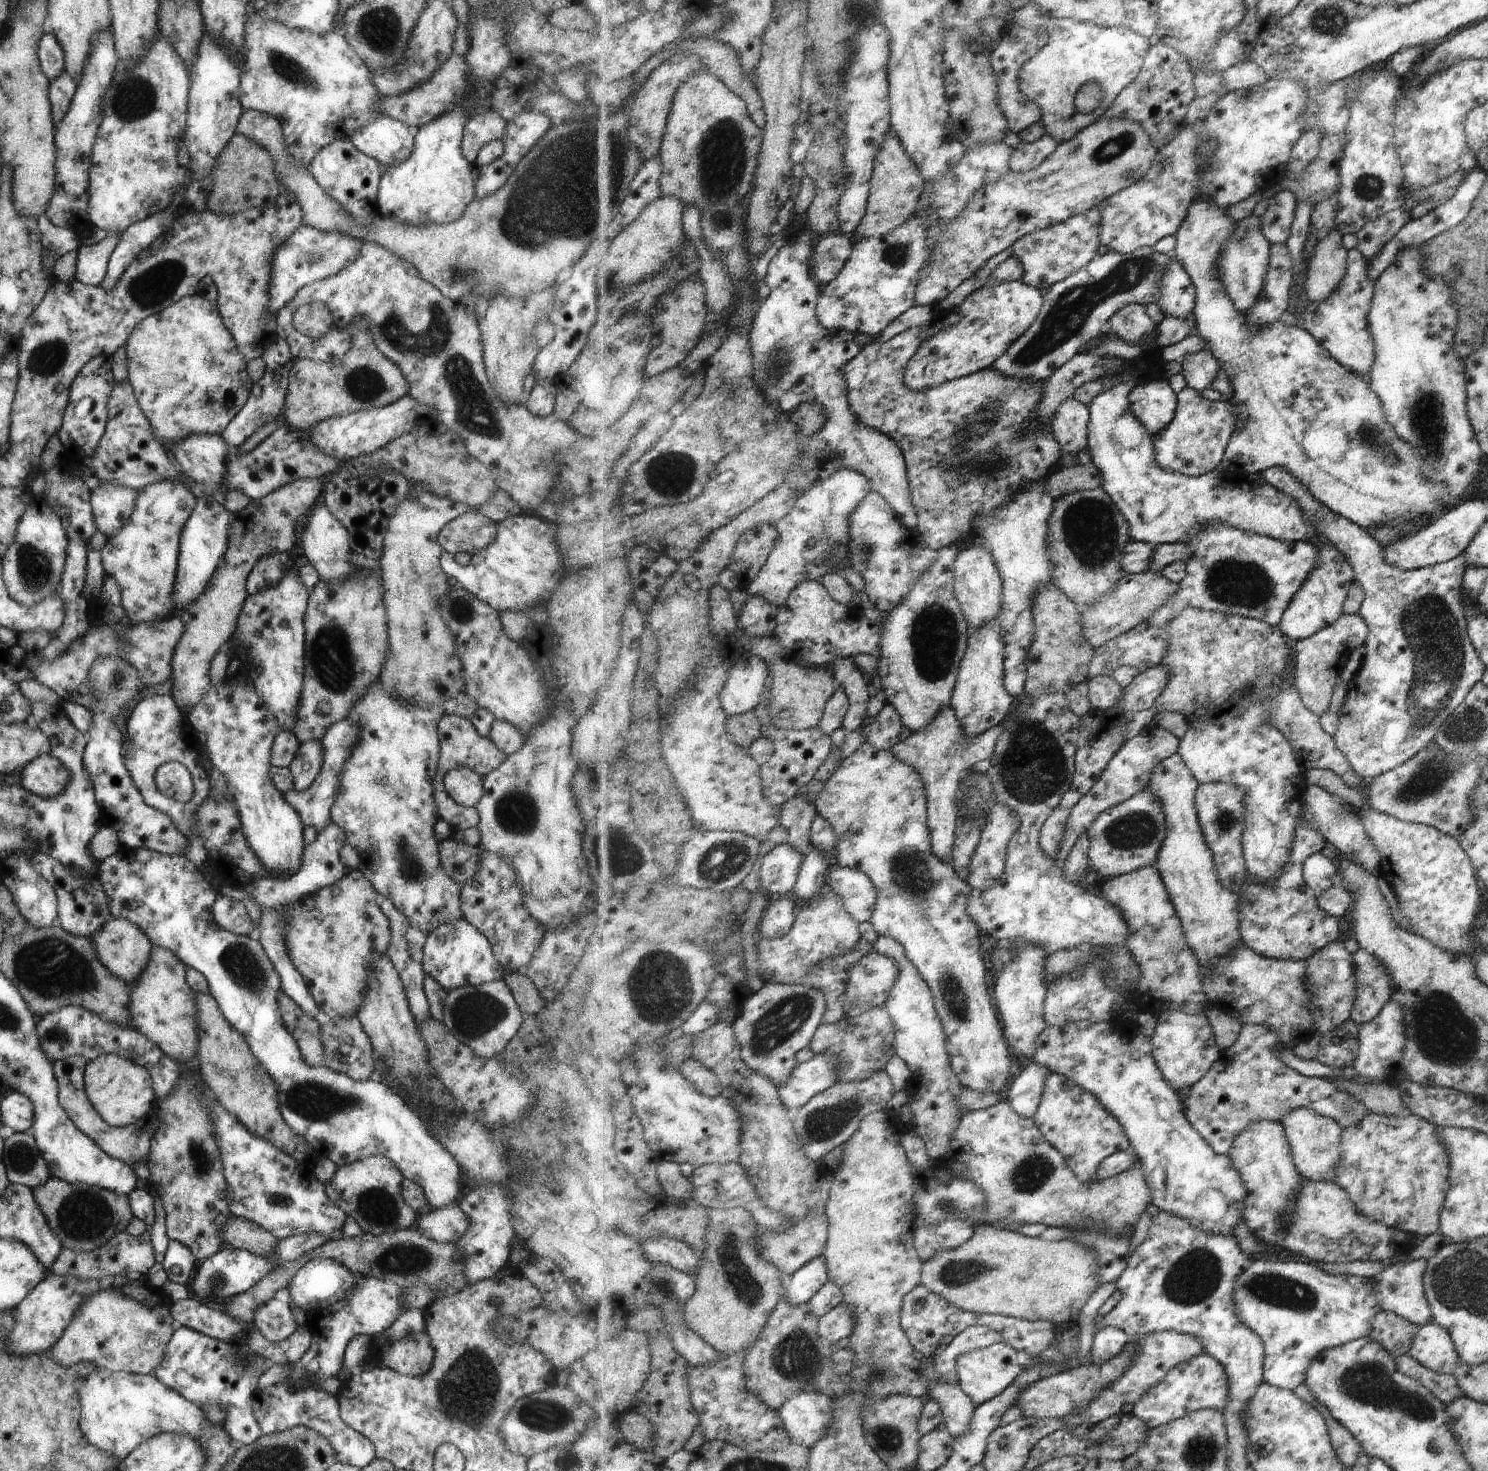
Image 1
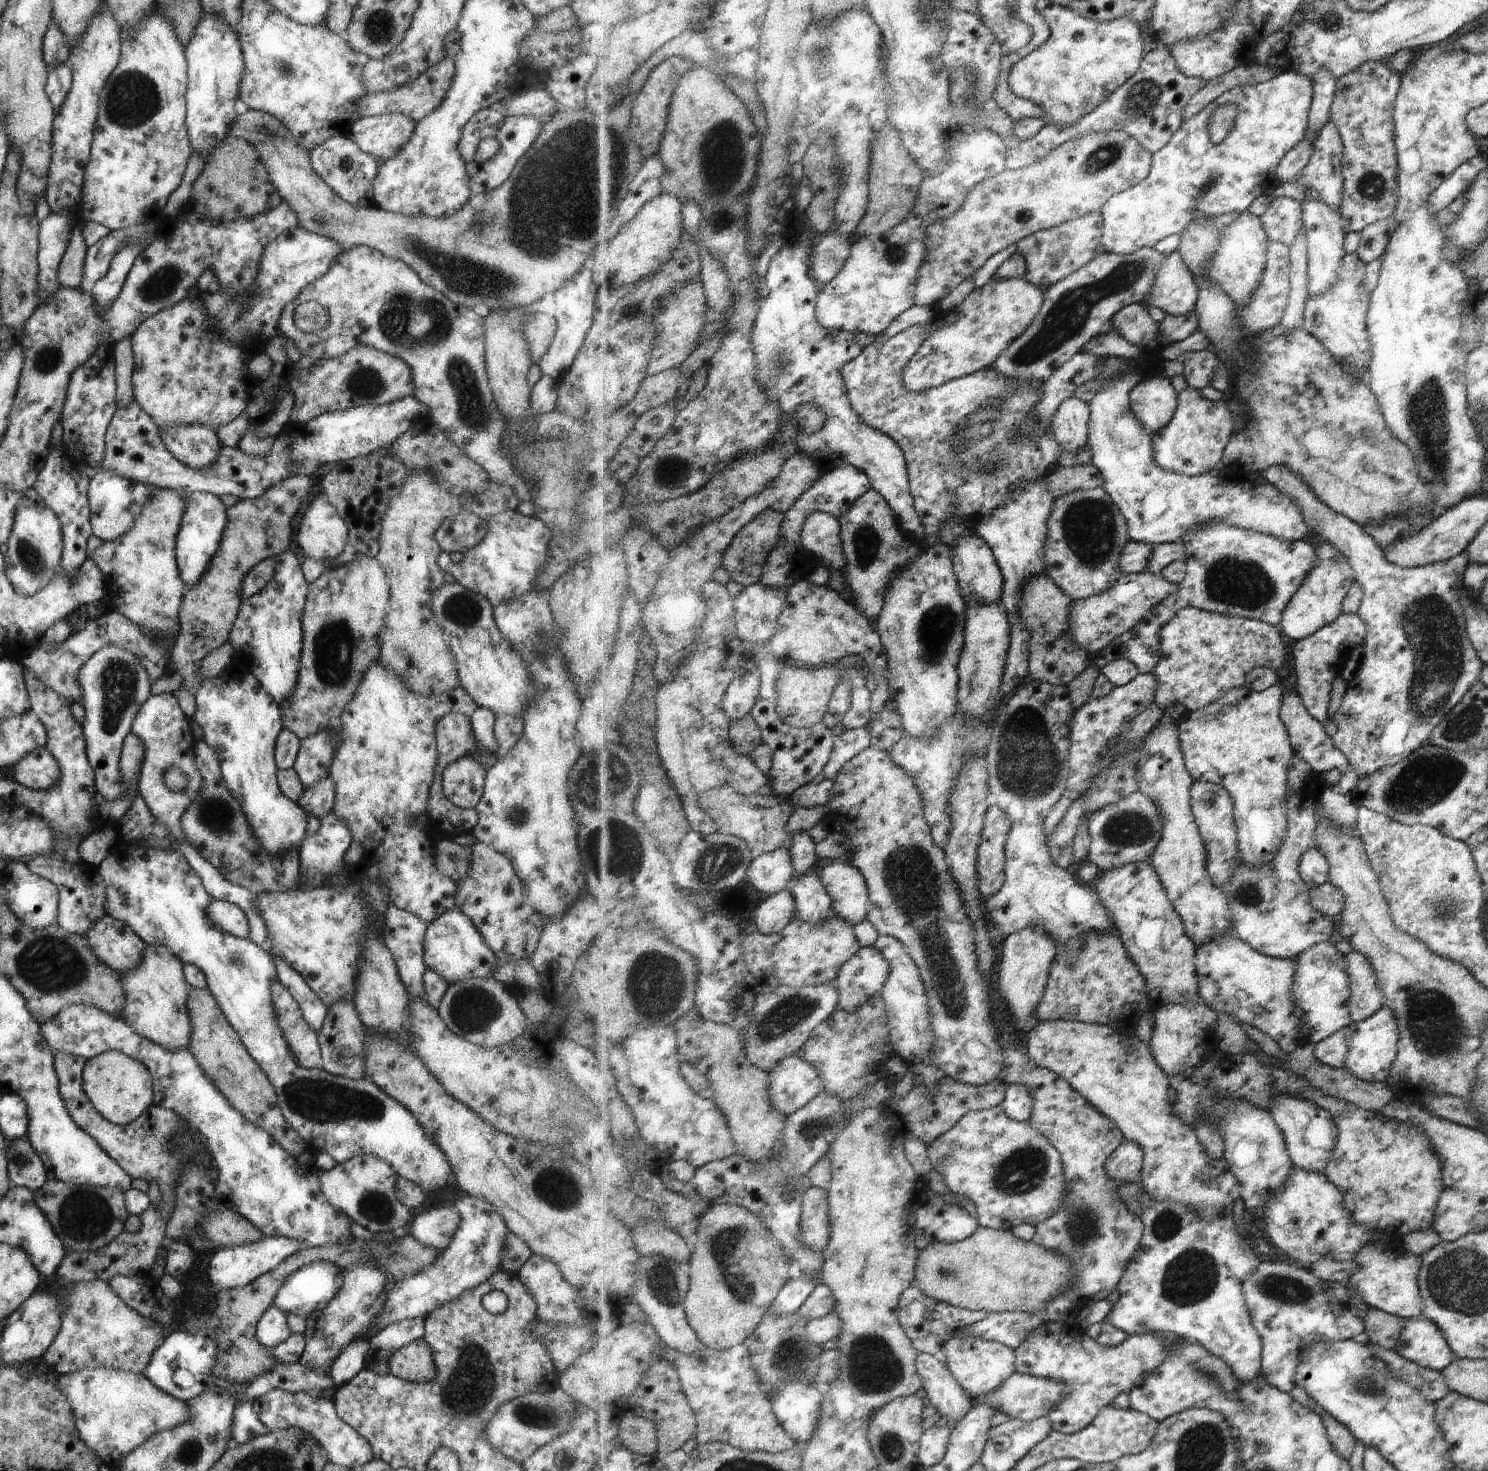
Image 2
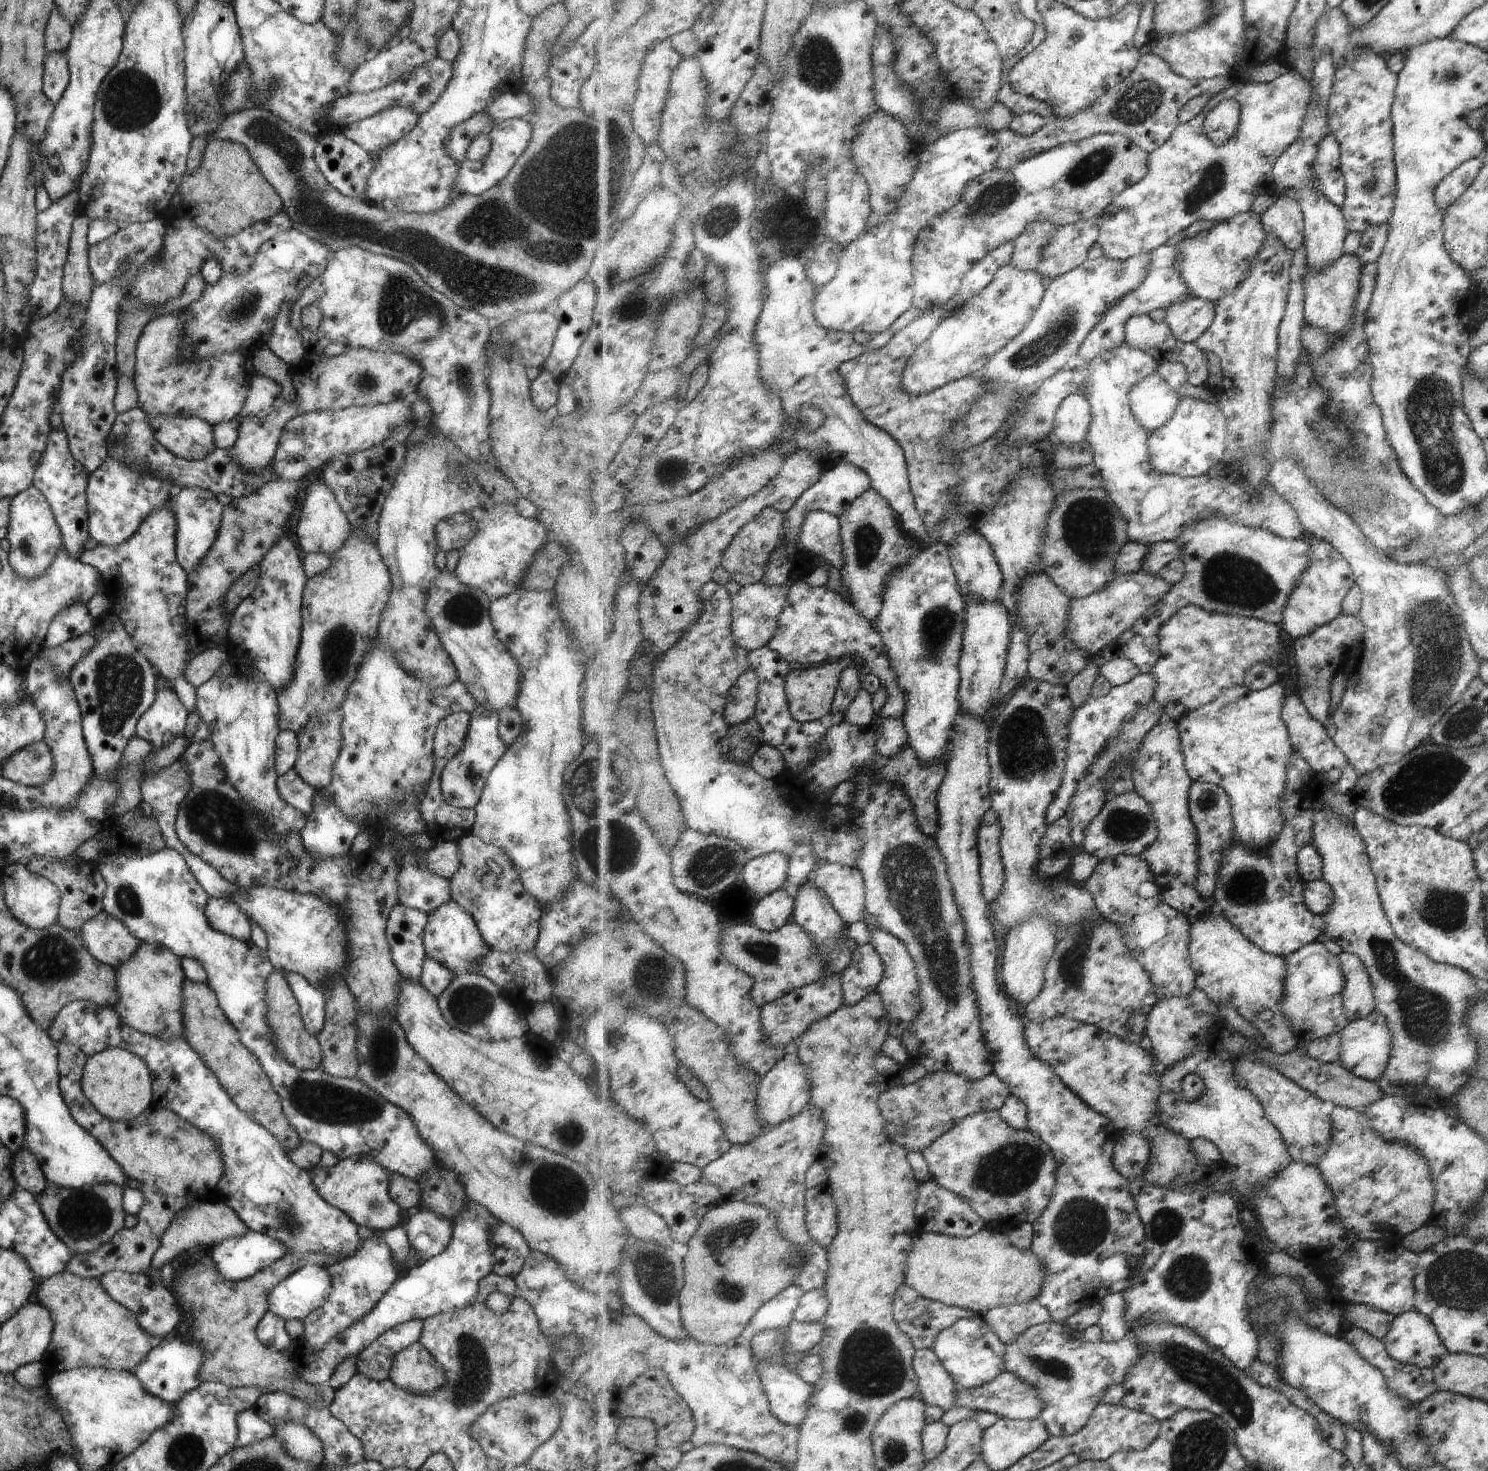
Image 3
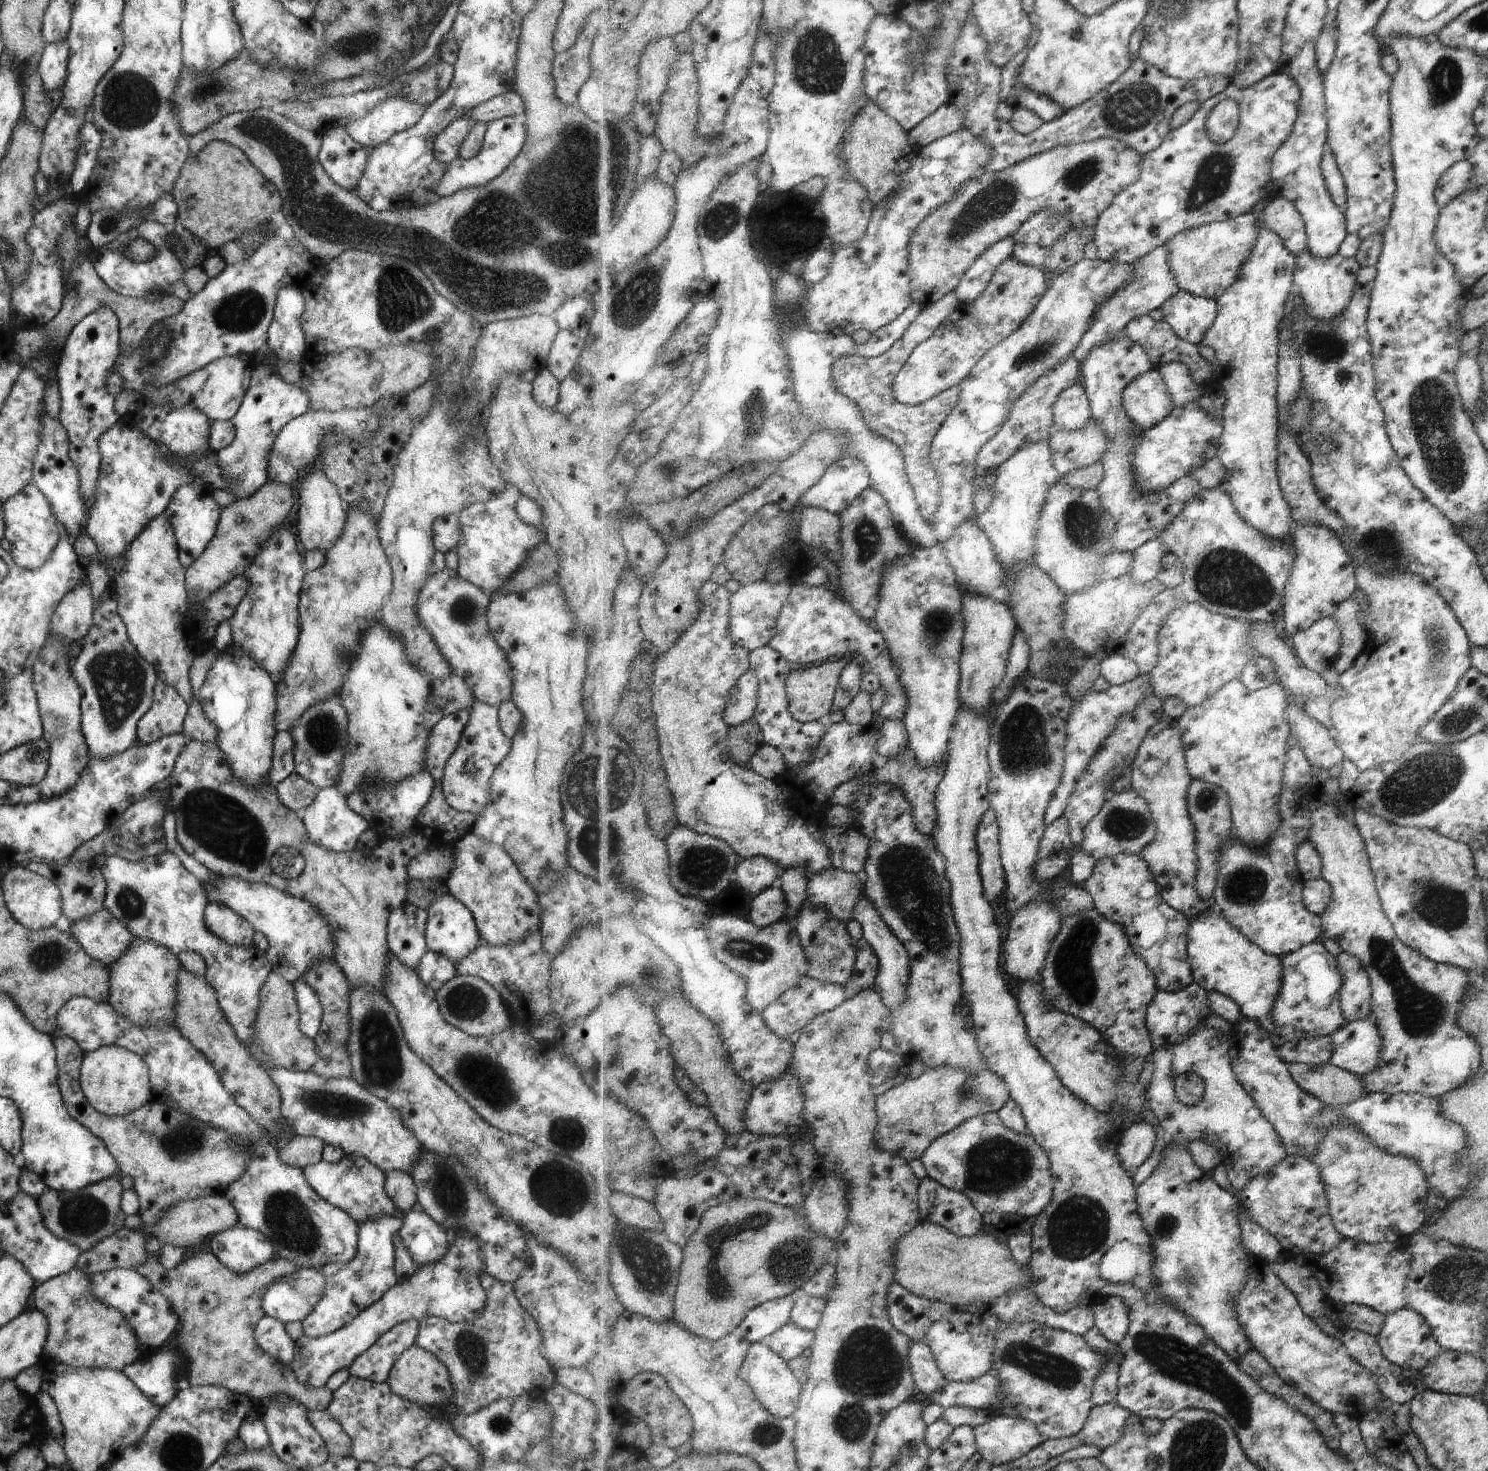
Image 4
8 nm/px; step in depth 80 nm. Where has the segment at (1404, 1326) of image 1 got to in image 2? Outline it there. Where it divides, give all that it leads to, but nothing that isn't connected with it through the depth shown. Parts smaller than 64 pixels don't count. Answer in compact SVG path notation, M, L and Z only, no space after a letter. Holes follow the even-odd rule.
M1372 1307L1365 1314L1367 1314L1365 1316L1365 1338L1374 1344L1379 1344L1379 1346L1393 1351L1393 1346L1399 1340L1399 1332L1401 1332L1403 1320Z

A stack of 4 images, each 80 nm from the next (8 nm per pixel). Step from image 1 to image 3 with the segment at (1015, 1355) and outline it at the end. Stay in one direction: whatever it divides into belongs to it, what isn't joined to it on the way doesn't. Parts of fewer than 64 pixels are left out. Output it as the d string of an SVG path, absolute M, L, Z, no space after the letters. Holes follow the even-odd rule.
M985 1316L961 1319L937 1335L933 1350L959 1388L972 1389L995 1380L1006 1370L1006 1344L988 1326Z

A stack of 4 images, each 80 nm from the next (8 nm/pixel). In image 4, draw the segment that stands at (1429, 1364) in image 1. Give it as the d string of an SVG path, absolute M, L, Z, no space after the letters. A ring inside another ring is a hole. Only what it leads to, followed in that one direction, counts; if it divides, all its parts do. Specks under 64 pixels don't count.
M1407 1307L1385 1316L1383 1332L1377 1336L1385 1358L1401 1368L1421 1370L1440 1352L1439 1342L1435 1340L1427 1322L1419 1313Z

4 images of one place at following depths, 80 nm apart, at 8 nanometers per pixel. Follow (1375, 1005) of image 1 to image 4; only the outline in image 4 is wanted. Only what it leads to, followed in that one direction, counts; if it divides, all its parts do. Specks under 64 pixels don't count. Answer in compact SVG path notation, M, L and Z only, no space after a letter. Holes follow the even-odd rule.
M1343 951L1338 956L1343 986L1339 989L1339 1003L1347 1024L1368 1018L1372 1013L1372 985L1367 970L1357 956Z

